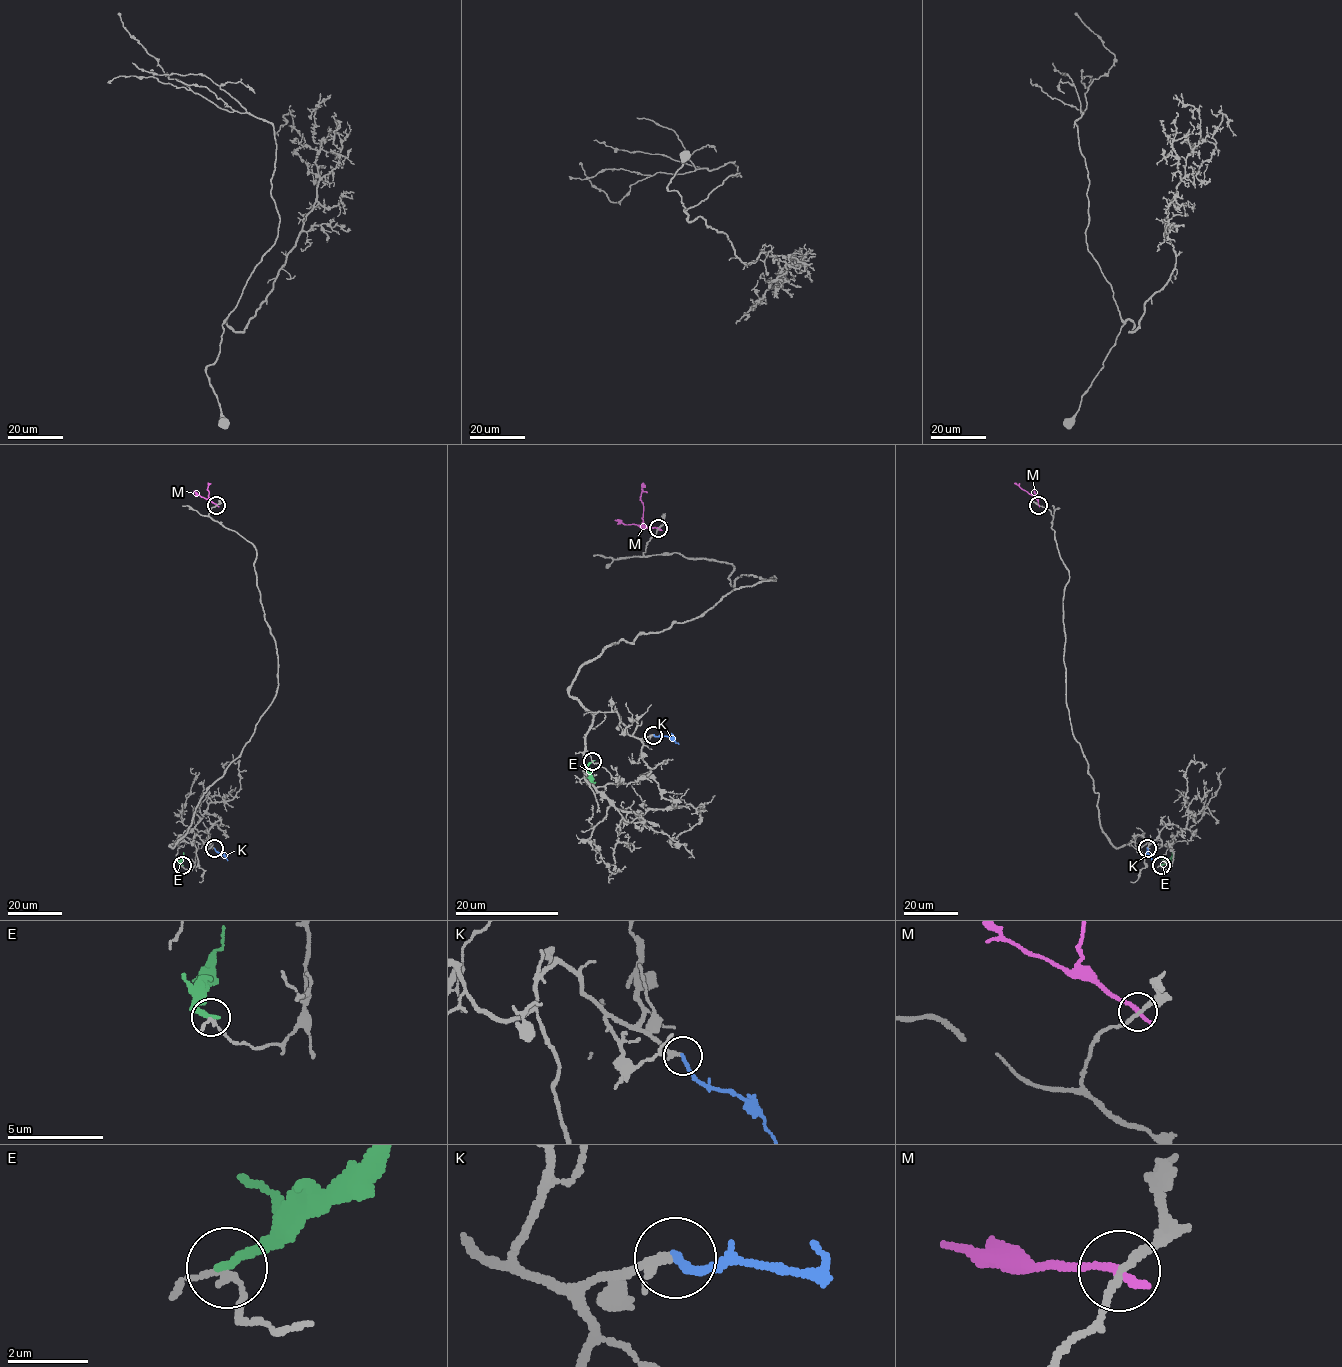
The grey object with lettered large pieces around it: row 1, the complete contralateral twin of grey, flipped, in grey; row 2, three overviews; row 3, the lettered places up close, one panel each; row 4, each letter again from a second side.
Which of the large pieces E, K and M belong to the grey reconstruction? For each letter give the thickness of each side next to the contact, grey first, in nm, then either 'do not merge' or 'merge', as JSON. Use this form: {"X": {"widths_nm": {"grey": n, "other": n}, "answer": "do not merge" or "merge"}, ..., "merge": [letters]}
{"E": {"widths_nm": {"grey": 130, "other": 240}, "answer": "do not merge"}, "K": {"widths_nm": {"grey": 240, "other": 190}, "answer": "merge"}, "M": {"widths_nm": {"grey": 170, "other": 240}, "answer": "do not merge"}, "merge": ["K"]}

